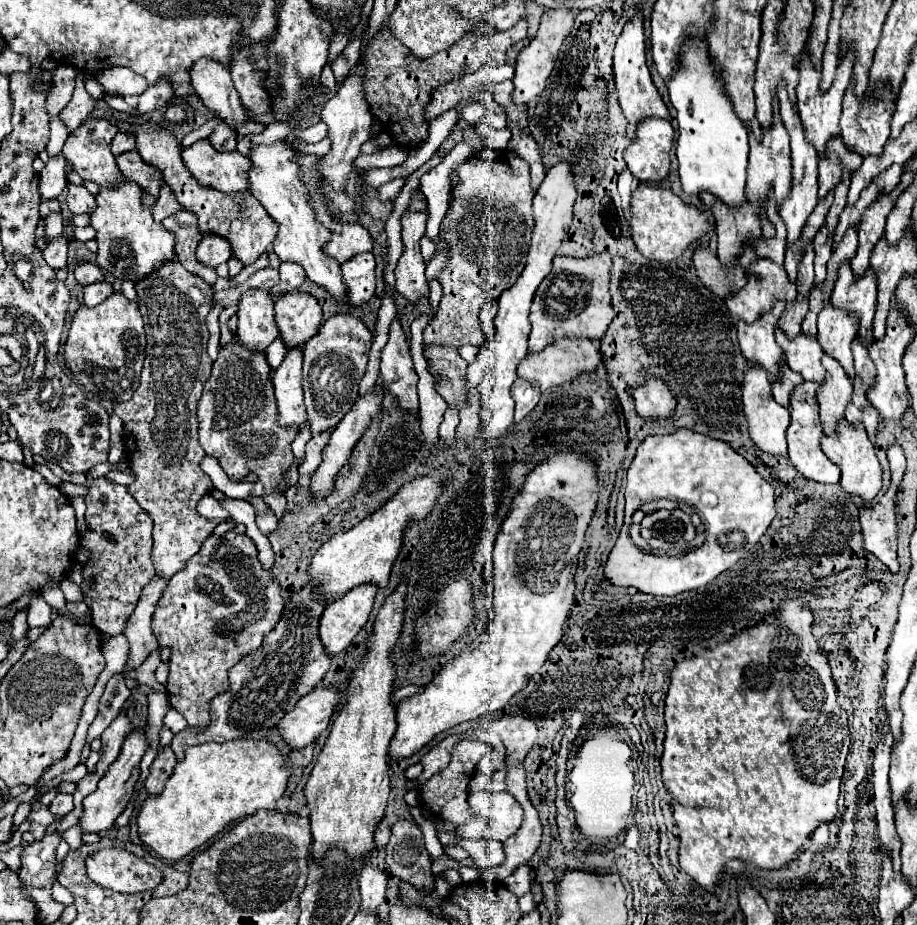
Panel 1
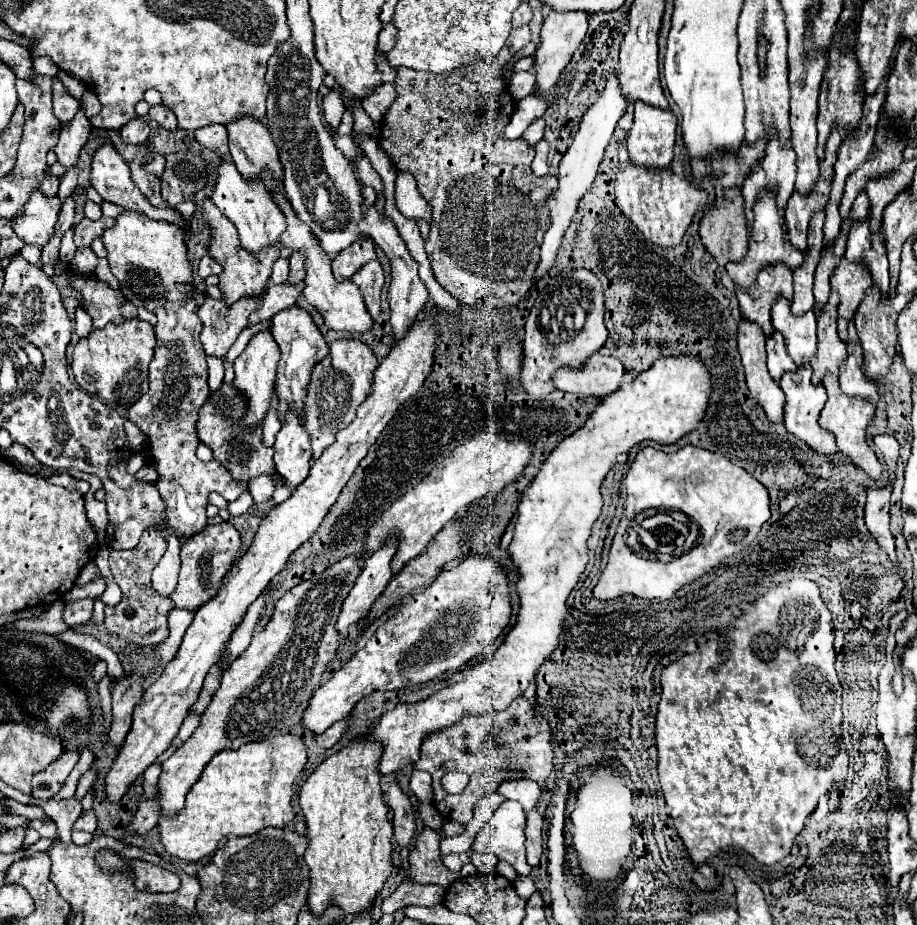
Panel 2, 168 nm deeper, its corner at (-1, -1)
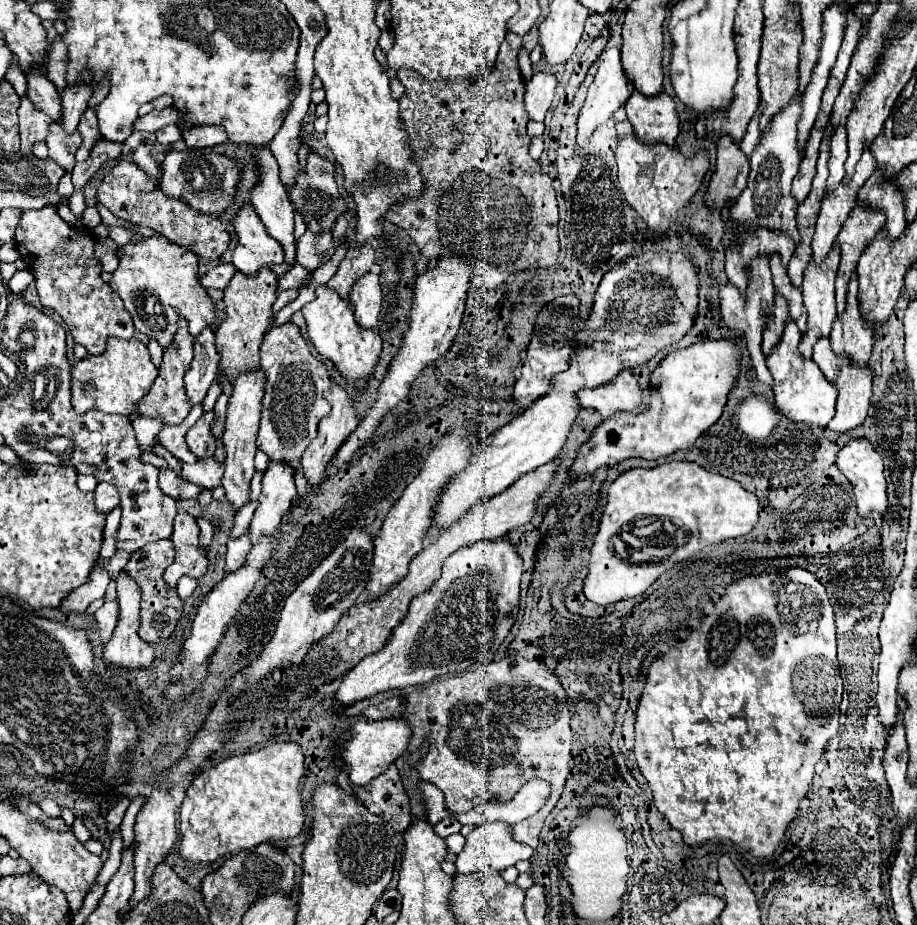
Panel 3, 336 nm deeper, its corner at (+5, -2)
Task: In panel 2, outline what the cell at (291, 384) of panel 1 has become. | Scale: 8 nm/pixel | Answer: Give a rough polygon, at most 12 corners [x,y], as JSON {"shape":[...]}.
{"shape":[[295,406],[273,444],[277,474],[295,488],[311,468],[311,444]]}

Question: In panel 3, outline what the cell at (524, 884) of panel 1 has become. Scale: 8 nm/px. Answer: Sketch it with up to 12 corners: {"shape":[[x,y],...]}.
{"shape":[[509,823],[467,835],[457,873],[505,871],[533,855],[513,841]]}

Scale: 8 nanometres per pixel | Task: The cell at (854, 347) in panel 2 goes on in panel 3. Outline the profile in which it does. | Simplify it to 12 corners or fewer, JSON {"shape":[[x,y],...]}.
{"shape":[[857,271],[847,287],[847,305],[833,323],[833,351],[865,367],[873,327],[859,313]]}

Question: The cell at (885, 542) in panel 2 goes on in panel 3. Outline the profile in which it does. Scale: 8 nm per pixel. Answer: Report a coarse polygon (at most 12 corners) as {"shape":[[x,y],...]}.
{"shape":[[867,439],[835,461],[851,481],[859,515],[887,509],[883,459]]}

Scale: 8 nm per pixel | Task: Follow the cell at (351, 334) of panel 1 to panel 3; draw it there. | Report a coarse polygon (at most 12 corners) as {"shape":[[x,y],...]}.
{"shape":[[331,385],[331,415],[319,423],[301,467],[311,487],[355,431],[357,417],[347,389]]}

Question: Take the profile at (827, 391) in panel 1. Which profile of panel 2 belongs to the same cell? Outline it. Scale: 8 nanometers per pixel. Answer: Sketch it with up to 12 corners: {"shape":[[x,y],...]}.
{"shape":[[839,296],[817,318],[817,354],[811,362],[813,384],[839,376],[847,358],[837,336]]}

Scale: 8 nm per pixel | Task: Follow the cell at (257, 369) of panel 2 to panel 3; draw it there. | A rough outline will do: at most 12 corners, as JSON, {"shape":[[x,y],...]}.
{"shape":[[265,375],[233,381],[225,419],[225,497],[247,505]]}

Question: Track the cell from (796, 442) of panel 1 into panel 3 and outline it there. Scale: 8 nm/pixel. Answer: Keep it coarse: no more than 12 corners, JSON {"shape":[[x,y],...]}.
{"shape":[[787,319],[767,357],[775,405],[793,421],[827,427],[837,387],[799,351]]}

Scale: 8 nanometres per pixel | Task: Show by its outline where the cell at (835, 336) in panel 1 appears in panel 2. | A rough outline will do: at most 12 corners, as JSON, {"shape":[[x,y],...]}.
{"shape":[[845,258],[831,276],[839,294],[837,330],[847,342],[871,276],[865,266]]}

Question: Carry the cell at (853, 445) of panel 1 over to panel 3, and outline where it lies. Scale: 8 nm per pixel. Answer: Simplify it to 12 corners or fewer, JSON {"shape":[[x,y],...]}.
{"shape":[[831,339],[813,345],[813,361],[837,389],[833,431],[849,431],[867,417],[869,367],[835,355]]}

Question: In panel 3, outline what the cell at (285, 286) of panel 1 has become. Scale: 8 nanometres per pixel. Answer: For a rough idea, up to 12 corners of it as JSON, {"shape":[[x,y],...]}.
{"shape":[[307,229],[297,241],[297,263],[315,271],[345,243]]}

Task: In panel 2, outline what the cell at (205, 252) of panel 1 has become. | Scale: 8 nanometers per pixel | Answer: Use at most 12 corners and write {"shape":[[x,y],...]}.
{"shape":[[209,254],[199,262],[199,276],[221,274],[223,266]]}

